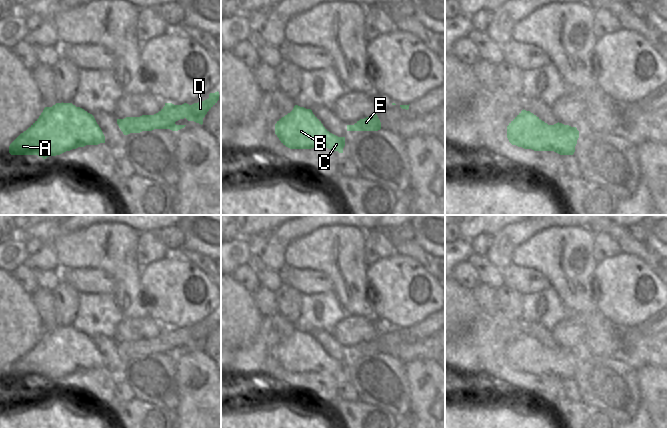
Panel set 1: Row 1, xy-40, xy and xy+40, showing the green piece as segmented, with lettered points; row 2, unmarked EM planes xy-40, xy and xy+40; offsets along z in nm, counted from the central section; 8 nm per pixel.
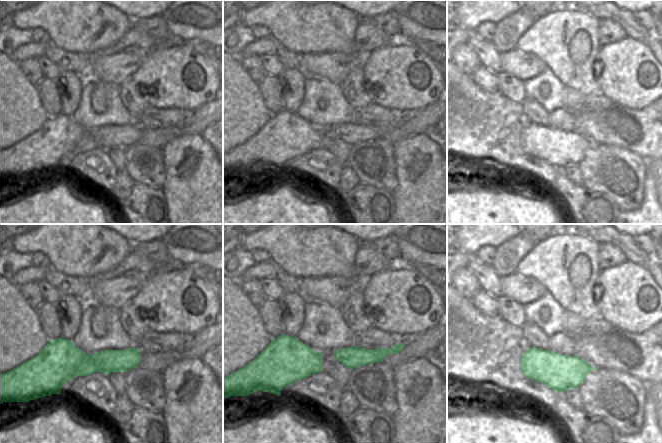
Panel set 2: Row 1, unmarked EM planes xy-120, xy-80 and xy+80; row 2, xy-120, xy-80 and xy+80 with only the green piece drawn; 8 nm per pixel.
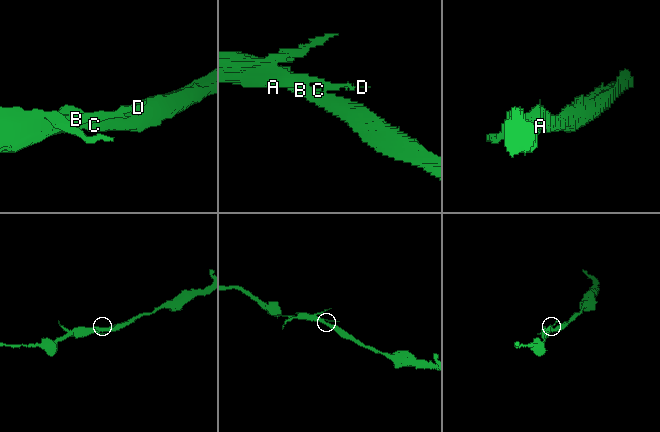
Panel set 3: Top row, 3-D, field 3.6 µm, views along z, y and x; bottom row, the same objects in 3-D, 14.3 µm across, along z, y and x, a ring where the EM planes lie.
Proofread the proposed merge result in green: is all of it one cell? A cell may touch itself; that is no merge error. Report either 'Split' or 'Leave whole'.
Leave whole

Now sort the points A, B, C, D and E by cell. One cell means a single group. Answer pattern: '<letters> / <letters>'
A B C D E

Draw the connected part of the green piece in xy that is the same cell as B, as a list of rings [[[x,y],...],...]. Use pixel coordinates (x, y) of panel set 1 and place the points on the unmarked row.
[[[295,329],[293,334],[275,348],[275,358],[290,373],[326,371],[343,377],[345,361],[330,357],[311,333]]]

